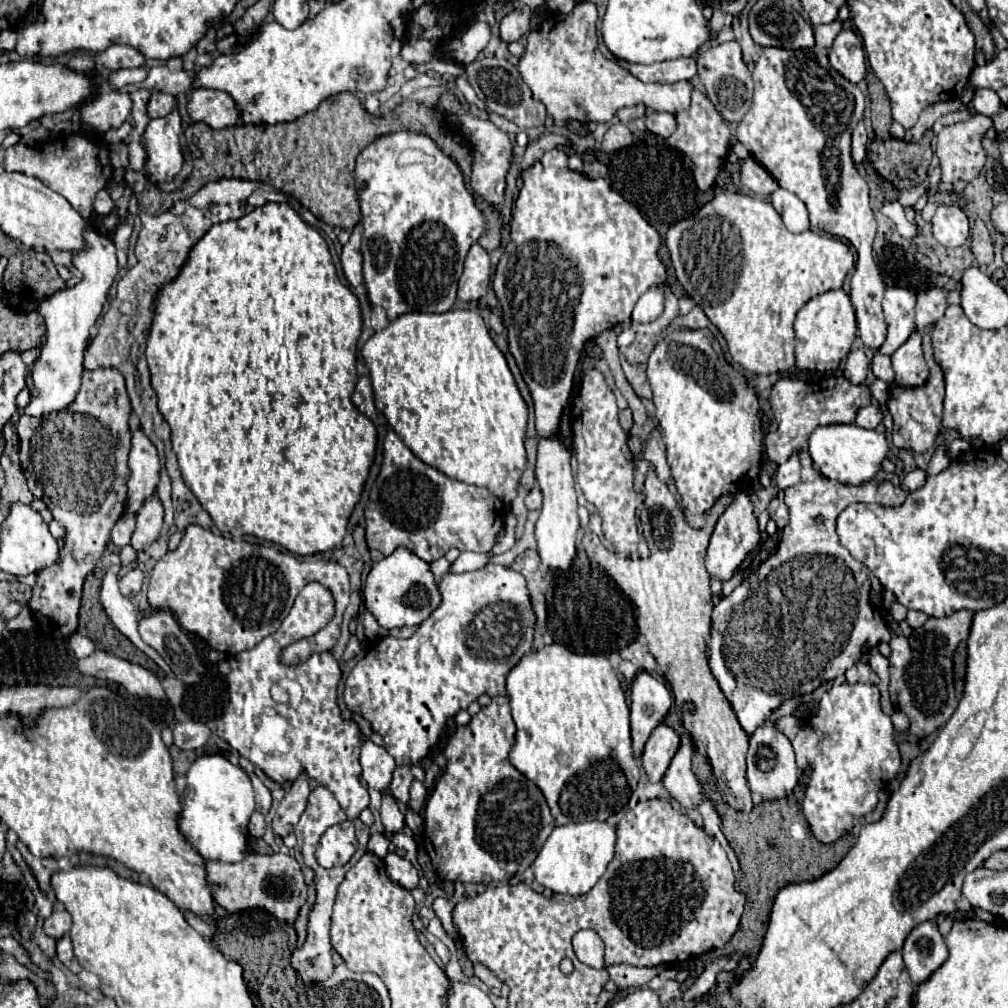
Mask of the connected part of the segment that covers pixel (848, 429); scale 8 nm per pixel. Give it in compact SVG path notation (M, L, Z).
M821 425L809 437L809 455L815 469L827 479L845 485L861 485L881 469L881 461L887 455L887 439L883 433L867 431L857 425Z

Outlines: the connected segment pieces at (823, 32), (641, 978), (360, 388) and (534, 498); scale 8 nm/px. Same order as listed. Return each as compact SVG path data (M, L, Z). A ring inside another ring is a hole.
M833 21L829 25L817 25L815 27L815 41L821 45L821 47L831 47L833 45L833 39L845 29L843 21Z
M611 965L607 971L611 975L611 981L619 985L621 989L629 987L641 987L649 983L655 975L663 973L667 967L665 965L655 965L655 967L633 967L633 965Z
M361 377L357 387L355 387L355 393L353 393L353 403L355 407L365 413L367 417L371 417L375 413L375 403L373 403L373 389L371 389L371 381L369 377Z
M533 487L533 489L527 493L525 505L527 505L527 509L541 509L541 505L543 505L543 495L539 493L539 487Z

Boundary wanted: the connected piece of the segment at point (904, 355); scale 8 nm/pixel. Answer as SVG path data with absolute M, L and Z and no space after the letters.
M914 331L909 339L891 356L895 373L894 385L917 387L927 379L927 365L922 349L922 336Z

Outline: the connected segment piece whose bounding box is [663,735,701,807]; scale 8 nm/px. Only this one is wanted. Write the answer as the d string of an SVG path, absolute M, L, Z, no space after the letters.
M681 735L681 745L663 777L665 789L683 805L695 807L701 799L701 785L691 771L691 757L693 757L693 743L689 735Z

